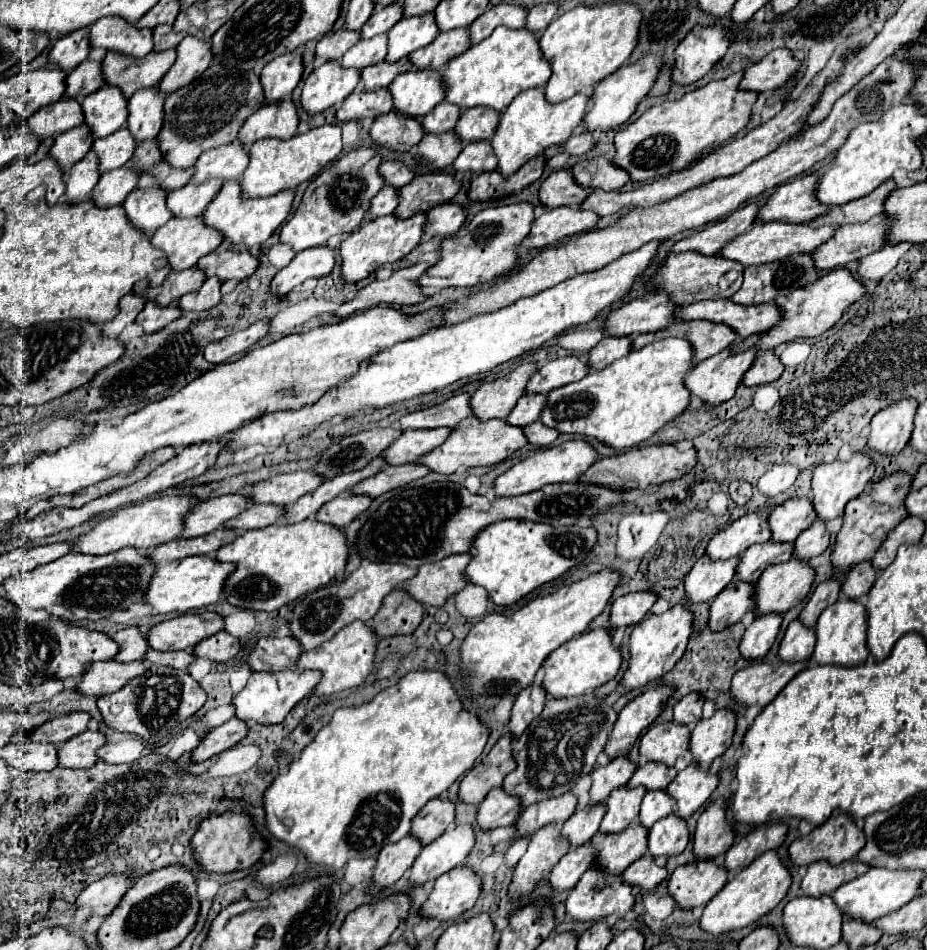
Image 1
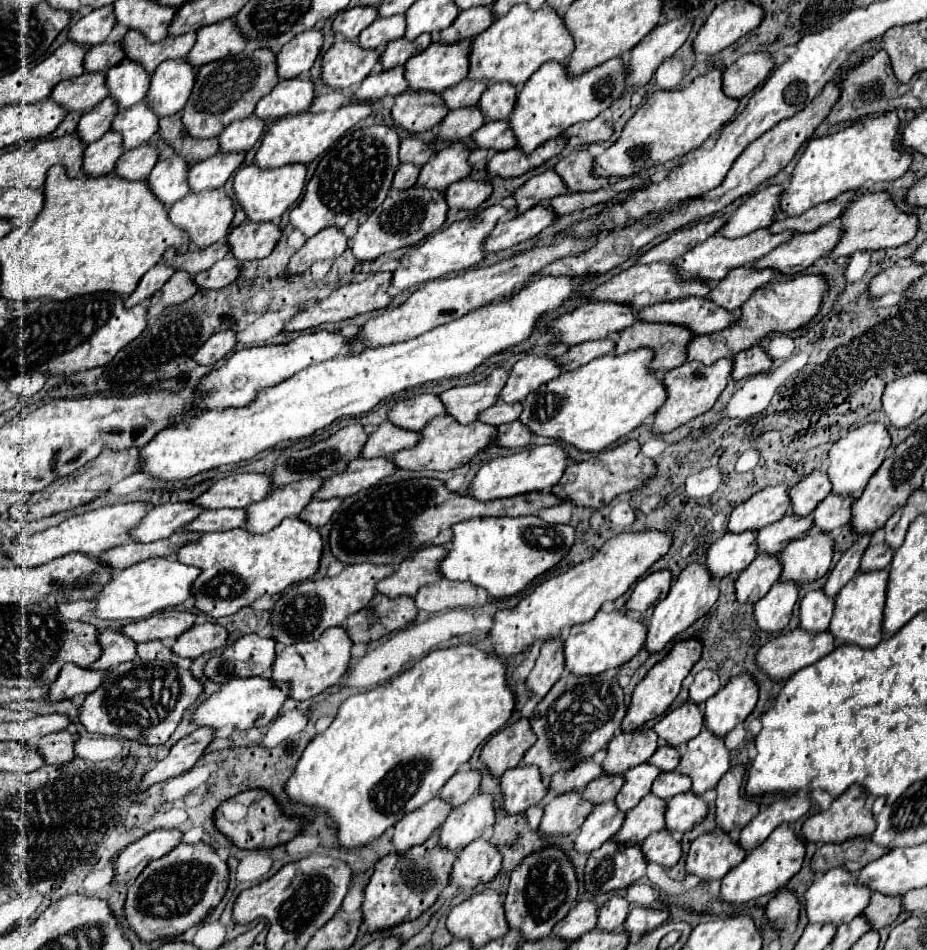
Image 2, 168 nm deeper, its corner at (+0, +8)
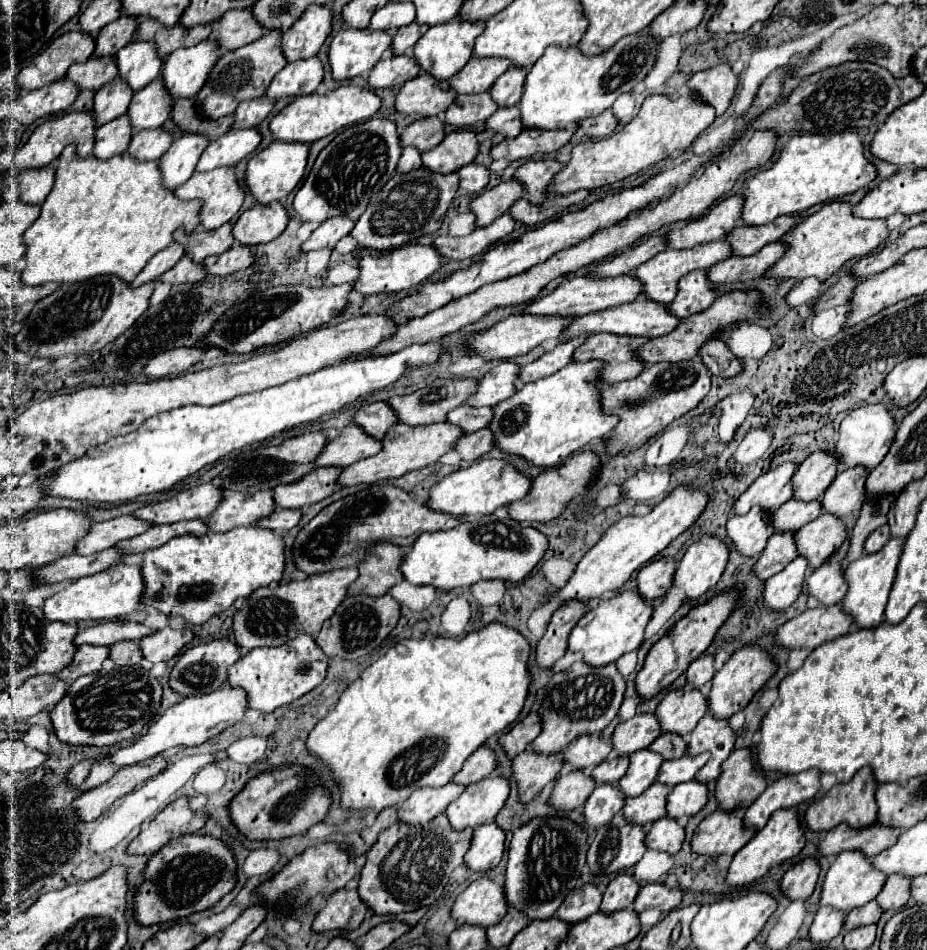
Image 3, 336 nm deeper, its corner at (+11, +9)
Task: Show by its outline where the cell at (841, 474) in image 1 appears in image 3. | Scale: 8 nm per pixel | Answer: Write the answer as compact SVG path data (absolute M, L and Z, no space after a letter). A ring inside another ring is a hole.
M865 405L851 411L839 425L839 441L835 443L835 455L843 467L863 467L875 469L887 455L889 445L895 437L893 417L883 405Z

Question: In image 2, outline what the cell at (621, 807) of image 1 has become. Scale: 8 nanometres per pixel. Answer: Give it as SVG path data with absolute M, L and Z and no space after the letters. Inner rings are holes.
M638 764L634 768L630 768L624 776L626 776L626 784L622 786L622 790L616 796L616 804L620 810L628 812L630 808L634 808L652 788L652 782L656 780L656 776L660 774L660 770L656 766L650 764Z

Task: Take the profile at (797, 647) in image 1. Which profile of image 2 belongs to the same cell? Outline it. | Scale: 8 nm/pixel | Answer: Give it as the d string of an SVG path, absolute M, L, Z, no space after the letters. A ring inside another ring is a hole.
M822 588L810 590L800 602L800 628L808 632L822 632L832 620L836 600L826 596Z

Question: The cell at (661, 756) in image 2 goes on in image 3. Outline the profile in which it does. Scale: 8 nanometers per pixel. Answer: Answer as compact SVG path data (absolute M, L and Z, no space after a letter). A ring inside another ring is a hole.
M663 733L649 745L649 751L659 753L663 759L679 759L685 755L685 749L687 749L685 739L673 733Z

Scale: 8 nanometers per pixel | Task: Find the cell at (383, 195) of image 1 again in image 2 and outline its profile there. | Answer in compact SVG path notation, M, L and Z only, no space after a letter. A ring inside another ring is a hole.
M406 162L406 164L400 164L396 176L394 176L394 182L392 182L392 188L396 190L406 190L408 186L414 186L416 184L416 178L420 174L420 168L412 162Z

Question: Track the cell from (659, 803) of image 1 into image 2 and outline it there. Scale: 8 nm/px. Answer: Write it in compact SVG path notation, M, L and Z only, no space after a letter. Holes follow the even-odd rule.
M674 770L674 772L662 772L660 778L656 778L652 792L664 800L670 800L676 794L688 792L690 788L692 788L692 780L688 776L684 776L682 772Z

